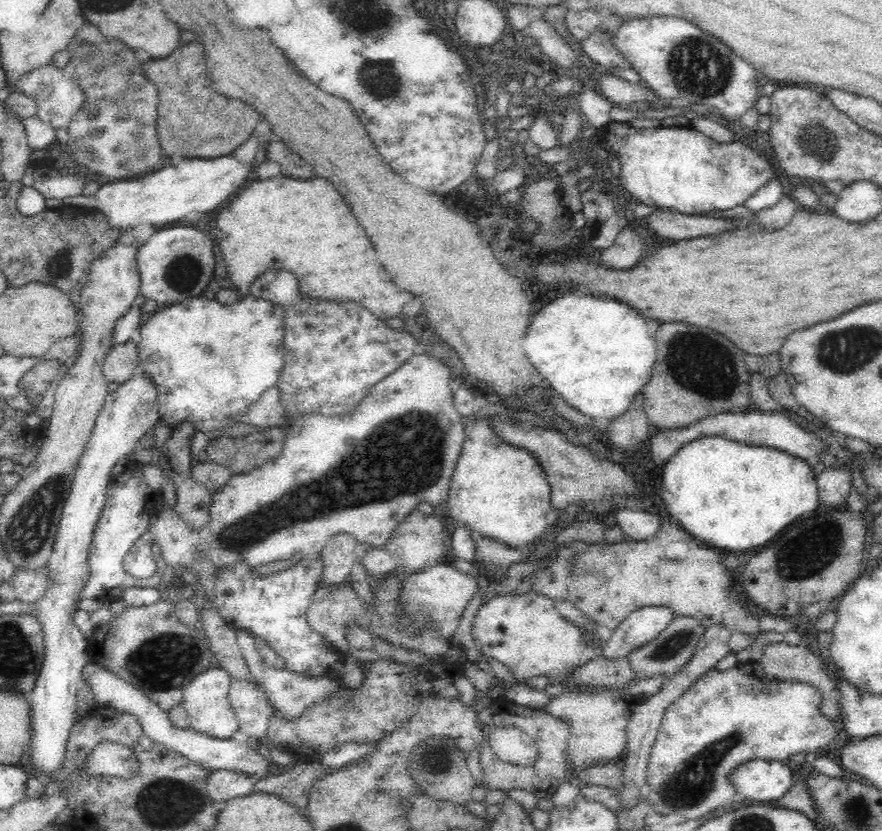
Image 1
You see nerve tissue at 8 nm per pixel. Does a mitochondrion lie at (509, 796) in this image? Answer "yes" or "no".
no

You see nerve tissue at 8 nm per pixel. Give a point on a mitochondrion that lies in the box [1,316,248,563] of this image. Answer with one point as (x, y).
(33, 527)

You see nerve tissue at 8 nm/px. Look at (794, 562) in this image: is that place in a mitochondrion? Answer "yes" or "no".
yes

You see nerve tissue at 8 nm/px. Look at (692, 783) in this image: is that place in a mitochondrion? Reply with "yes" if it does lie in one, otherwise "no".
yes

